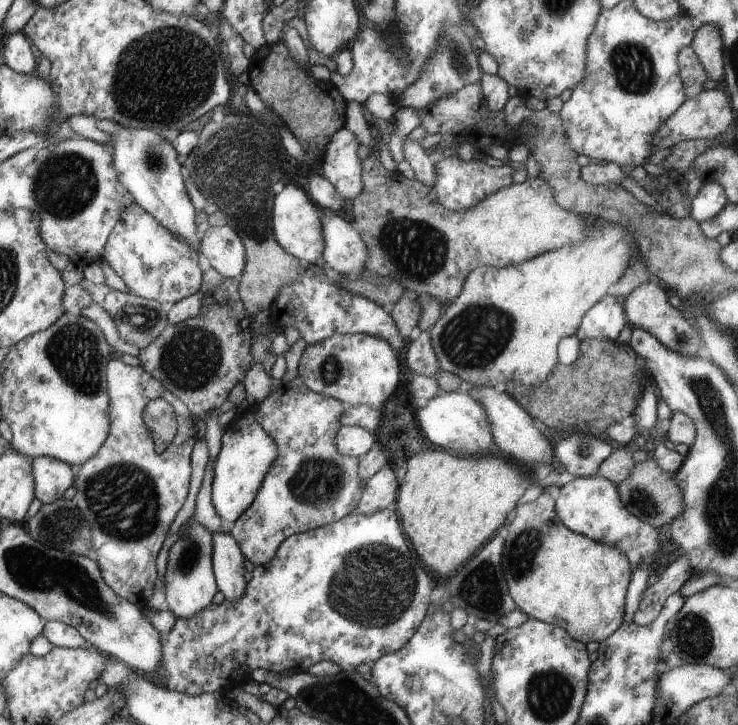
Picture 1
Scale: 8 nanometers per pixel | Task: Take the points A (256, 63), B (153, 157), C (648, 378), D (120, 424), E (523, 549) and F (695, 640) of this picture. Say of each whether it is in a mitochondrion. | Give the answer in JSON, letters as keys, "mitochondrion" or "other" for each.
{"A":"other","B":"mitochondrion","C":"other","D":"other","E":"mitochondrion","F":"mitochondrion"}

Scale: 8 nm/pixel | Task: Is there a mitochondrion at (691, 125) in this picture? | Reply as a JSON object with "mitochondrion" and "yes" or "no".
{"mitochondrion":"no"}

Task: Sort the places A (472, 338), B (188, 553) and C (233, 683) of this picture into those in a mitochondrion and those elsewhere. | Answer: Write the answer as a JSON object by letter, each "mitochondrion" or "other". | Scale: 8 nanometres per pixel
{"A":"mitochondrion","B":"mitochondrion","C":"other"}

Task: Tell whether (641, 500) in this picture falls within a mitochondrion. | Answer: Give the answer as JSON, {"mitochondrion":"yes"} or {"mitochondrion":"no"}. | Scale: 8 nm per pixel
{"mitochondrion":"yes"}

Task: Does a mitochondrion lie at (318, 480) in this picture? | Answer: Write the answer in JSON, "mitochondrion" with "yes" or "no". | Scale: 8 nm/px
{"mitochondrion":"yes"}

